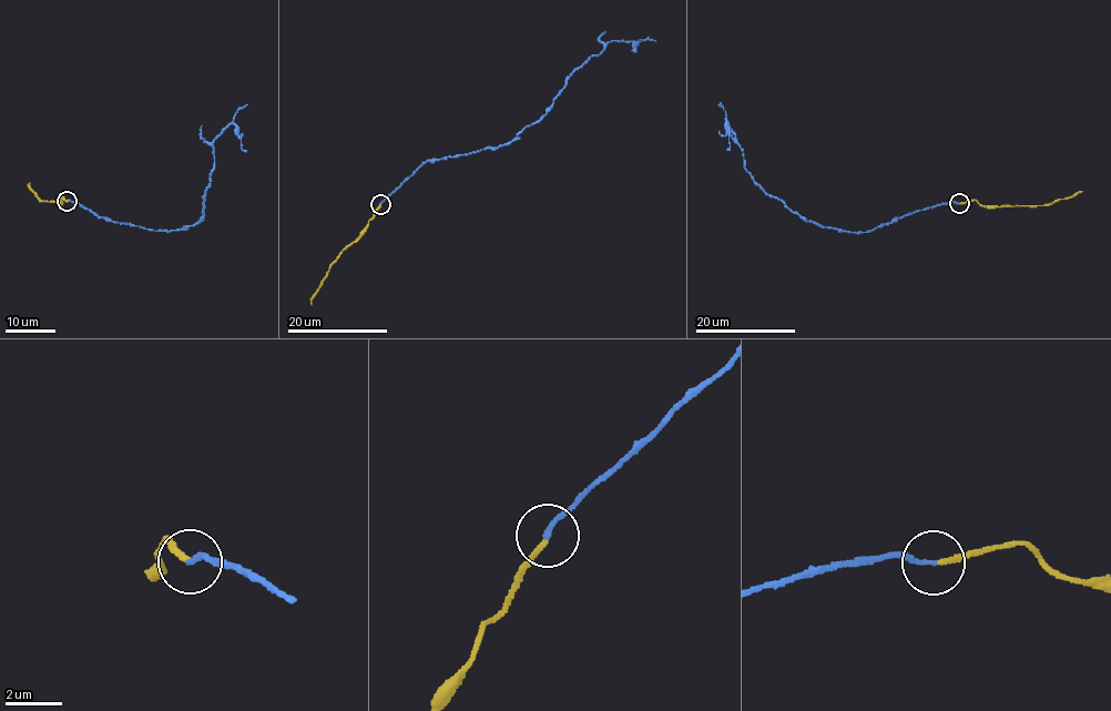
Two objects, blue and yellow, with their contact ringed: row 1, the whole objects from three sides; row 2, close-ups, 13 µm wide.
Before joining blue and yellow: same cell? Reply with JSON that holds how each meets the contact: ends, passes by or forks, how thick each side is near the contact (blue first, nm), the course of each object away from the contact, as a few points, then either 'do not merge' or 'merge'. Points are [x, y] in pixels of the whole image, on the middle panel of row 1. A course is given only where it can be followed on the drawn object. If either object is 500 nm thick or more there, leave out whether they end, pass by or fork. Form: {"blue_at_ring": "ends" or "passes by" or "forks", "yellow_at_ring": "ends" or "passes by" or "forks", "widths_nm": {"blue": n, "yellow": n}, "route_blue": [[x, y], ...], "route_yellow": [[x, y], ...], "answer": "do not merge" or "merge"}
{"blue_at_ring": "ends", "yellow_at_ring": "ends", "widths_nm": {"blue": 150, "yellow": 160}, "route_blue": [[380, 205], [427, 161], [508, 143], [547, 111], [567, 78], [610, 42], [633, 41], [635, 49]], "route_yellow": [[380, 205], [366, 230], [342, 252], [312, 304]], "answer": "merge"}

